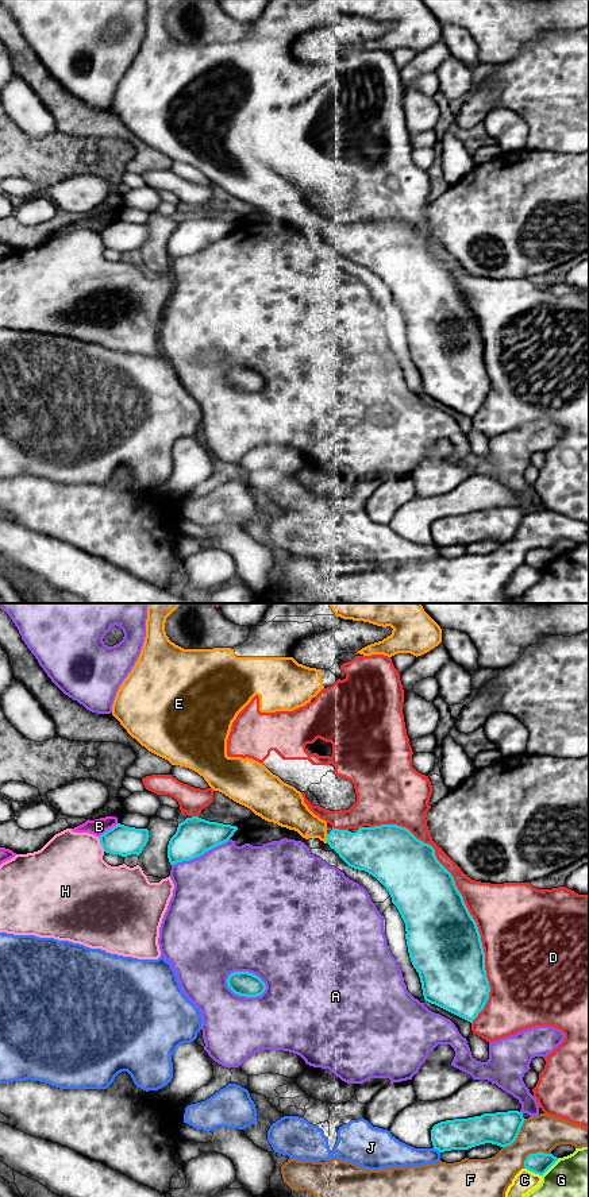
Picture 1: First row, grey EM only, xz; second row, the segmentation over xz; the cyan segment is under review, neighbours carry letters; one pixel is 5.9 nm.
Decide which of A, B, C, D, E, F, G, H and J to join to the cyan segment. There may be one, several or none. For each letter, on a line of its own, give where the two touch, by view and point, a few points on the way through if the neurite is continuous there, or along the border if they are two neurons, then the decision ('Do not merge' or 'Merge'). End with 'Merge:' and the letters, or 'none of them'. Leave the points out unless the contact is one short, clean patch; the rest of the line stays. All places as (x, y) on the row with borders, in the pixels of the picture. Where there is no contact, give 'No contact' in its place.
A: Touches cyan at xz (247, 972). Do not merge
B: Touches cyan at xz (110, 829). Do not merge
C: Touches cyan at xz (532, 1172). Do not merge
D: Touches cyan at xz (465, 904). Do not merge
E: Touches cyan at xz (327, 838). Merge
F: Touches cyan at xz (532, 1154). Do not merge
G: Touches cyan at xz (550, 1166). Do not merge
H: Touches cyan at xz (100, 842). Do not merge
J: Touches cyan at xz (437, 1149). Do not merge
Merge: E

